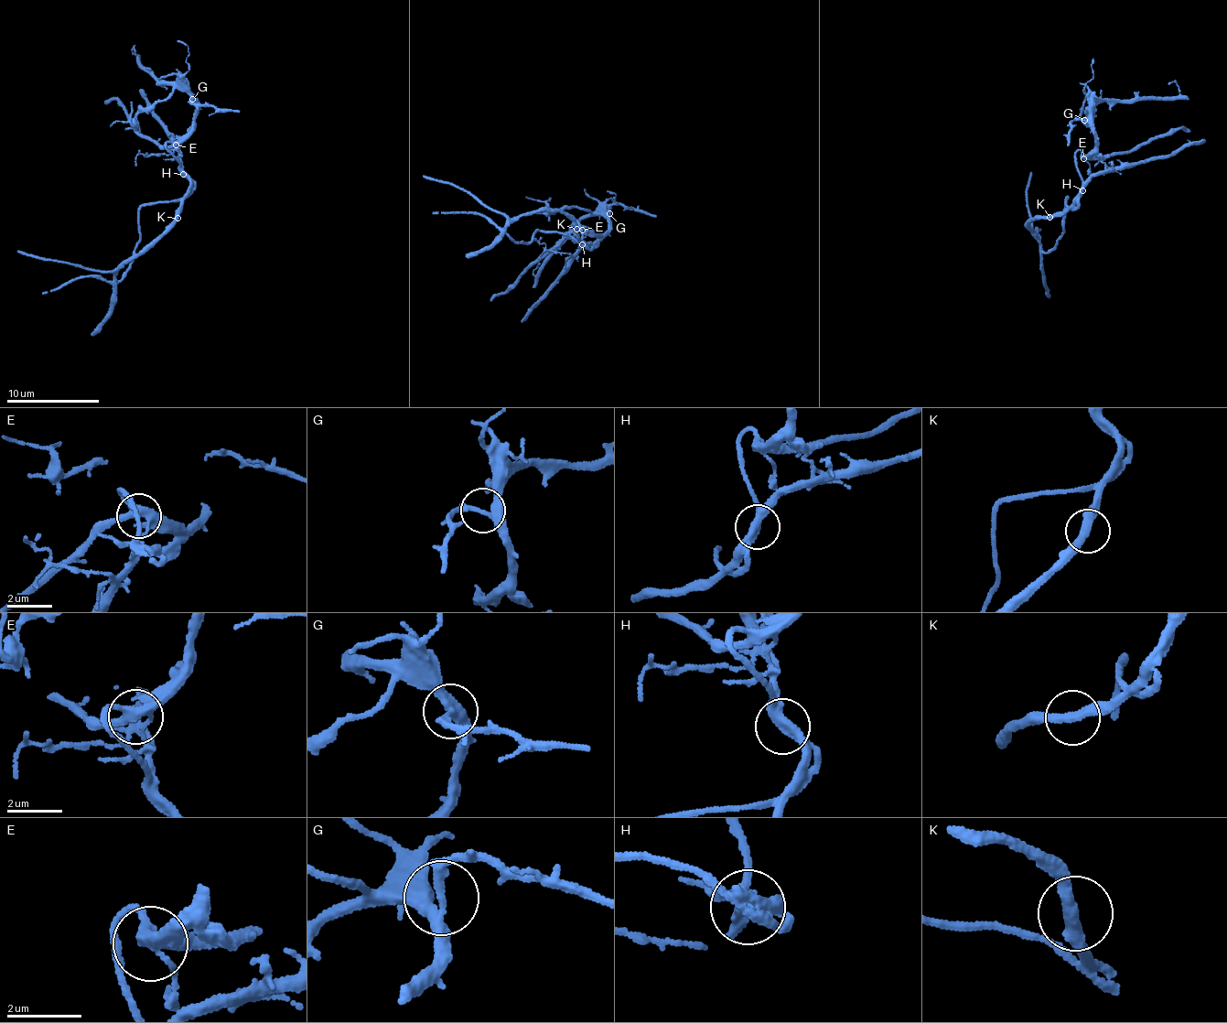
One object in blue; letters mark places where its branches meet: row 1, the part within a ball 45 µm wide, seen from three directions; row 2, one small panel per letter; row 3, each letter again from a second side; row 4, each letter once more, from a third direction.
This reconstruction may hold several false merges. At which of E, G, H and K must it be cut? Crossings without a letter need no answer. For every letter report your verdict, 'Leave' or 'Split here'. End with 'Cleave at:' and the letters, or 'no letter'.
E: Leave
G: Leave
H: Split here
K: Leave
Cleave at: H

